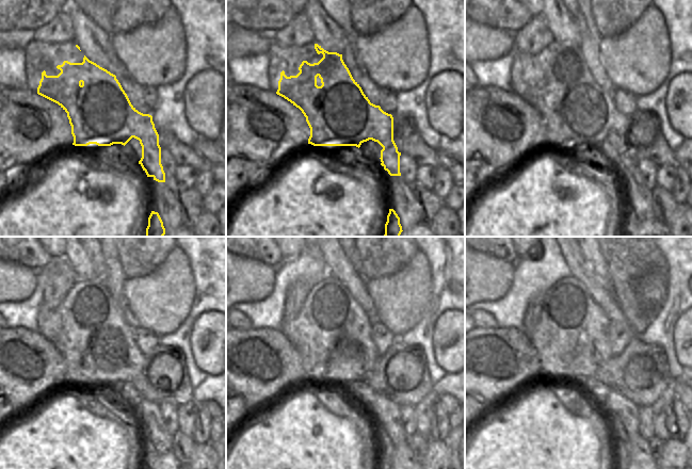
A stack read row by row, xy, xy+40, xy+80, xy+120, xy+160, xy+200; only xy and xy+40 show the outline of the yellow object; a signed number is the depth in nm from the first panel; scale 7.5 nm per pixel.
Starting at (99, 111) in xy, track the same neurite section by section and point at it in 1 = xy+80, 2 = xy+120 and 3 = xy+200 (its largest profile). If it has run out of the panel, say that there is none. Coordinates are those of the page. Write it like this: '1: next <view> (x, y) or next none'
1: next xy+80 (577, 113)
2: next xy+120 (102, 350)
3: next xy+200 (582, 319)

